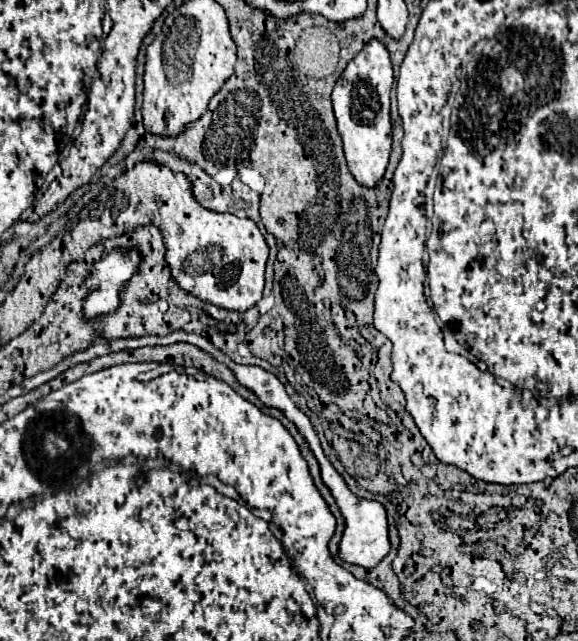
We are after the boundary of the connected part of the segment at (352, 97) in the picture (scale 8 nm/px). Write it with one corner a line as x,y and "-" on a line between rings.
370,40
364,50
348,62
346,70
338,78
332,104
338,122
338,132
344,142
344,154
350,174
360,186
376,188
388,166
392,148
392,126
390,126
390,90
392,90
392,64
388,50
378,40

